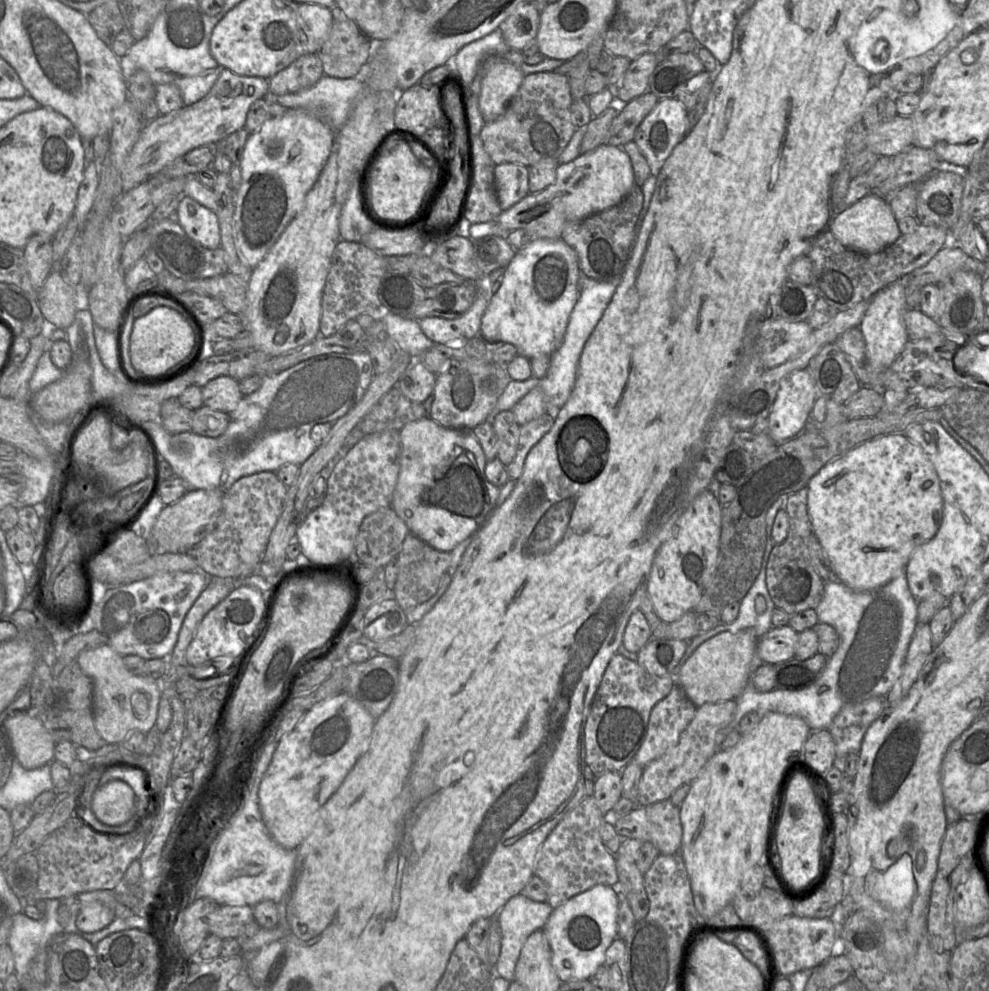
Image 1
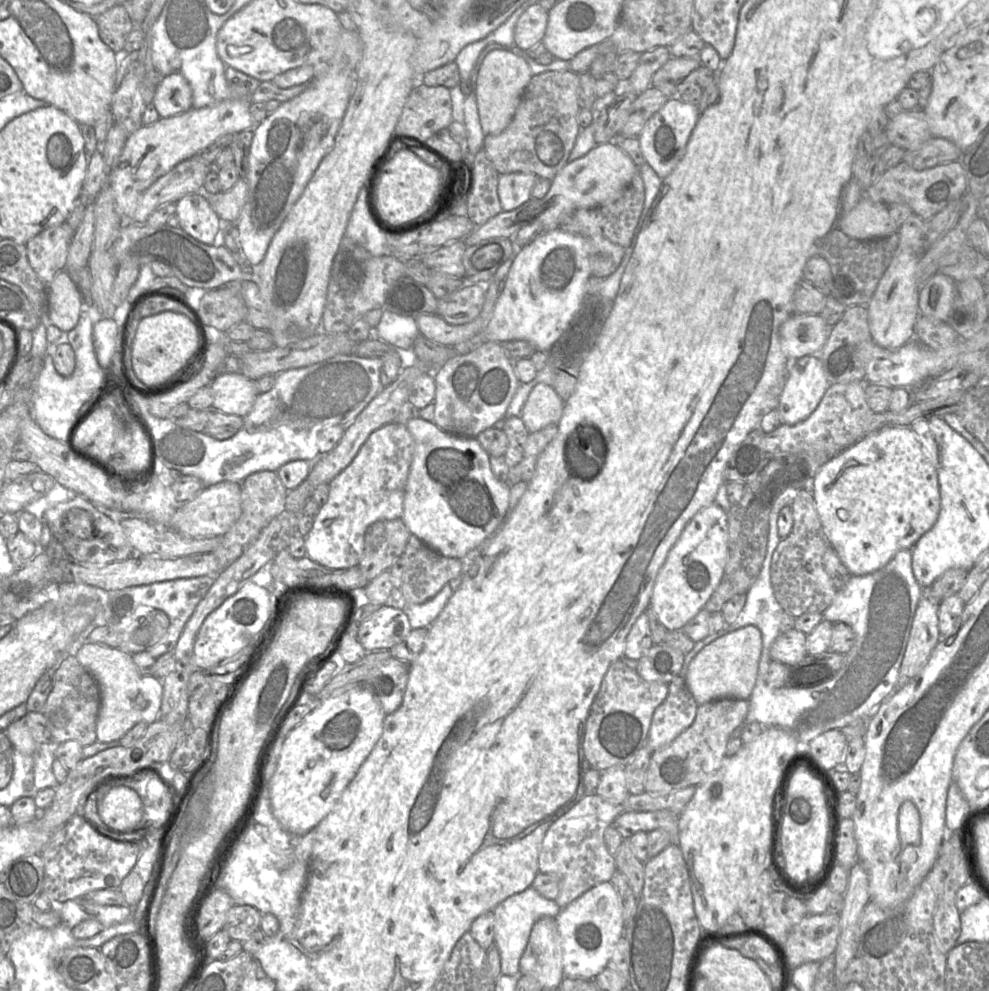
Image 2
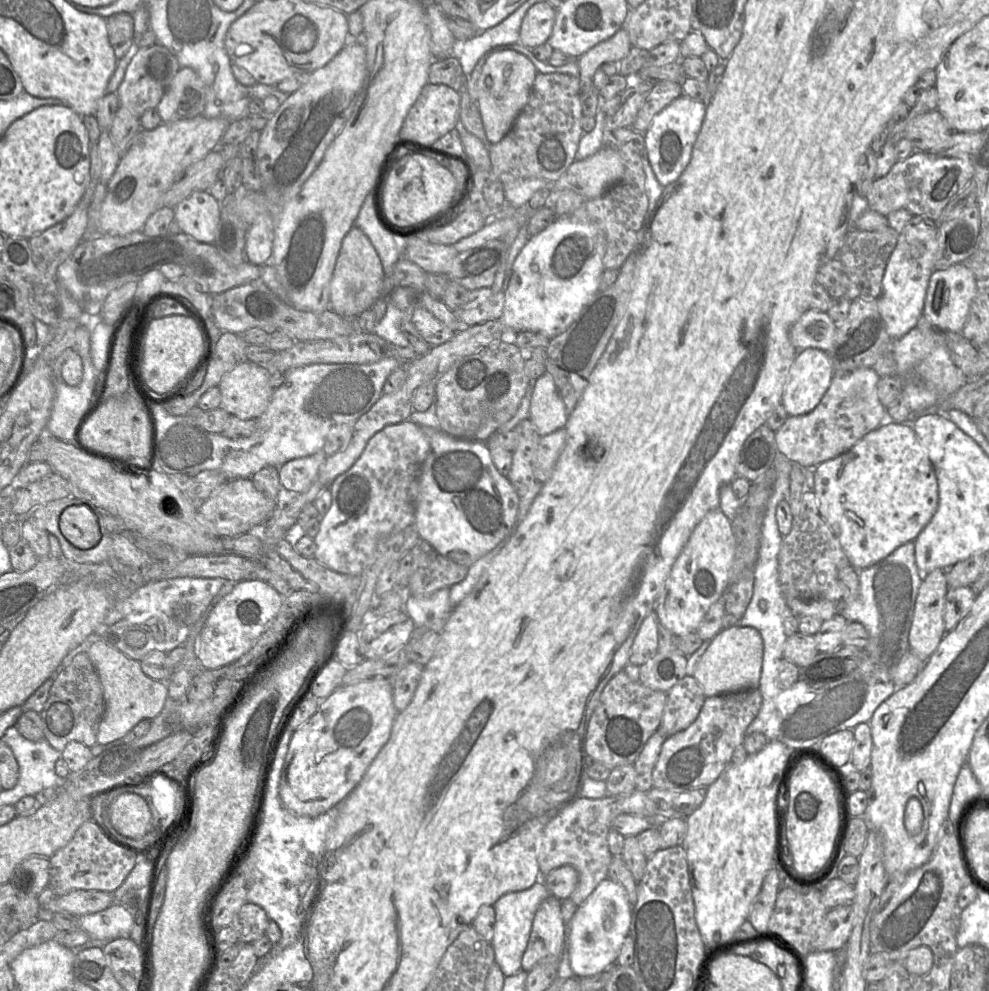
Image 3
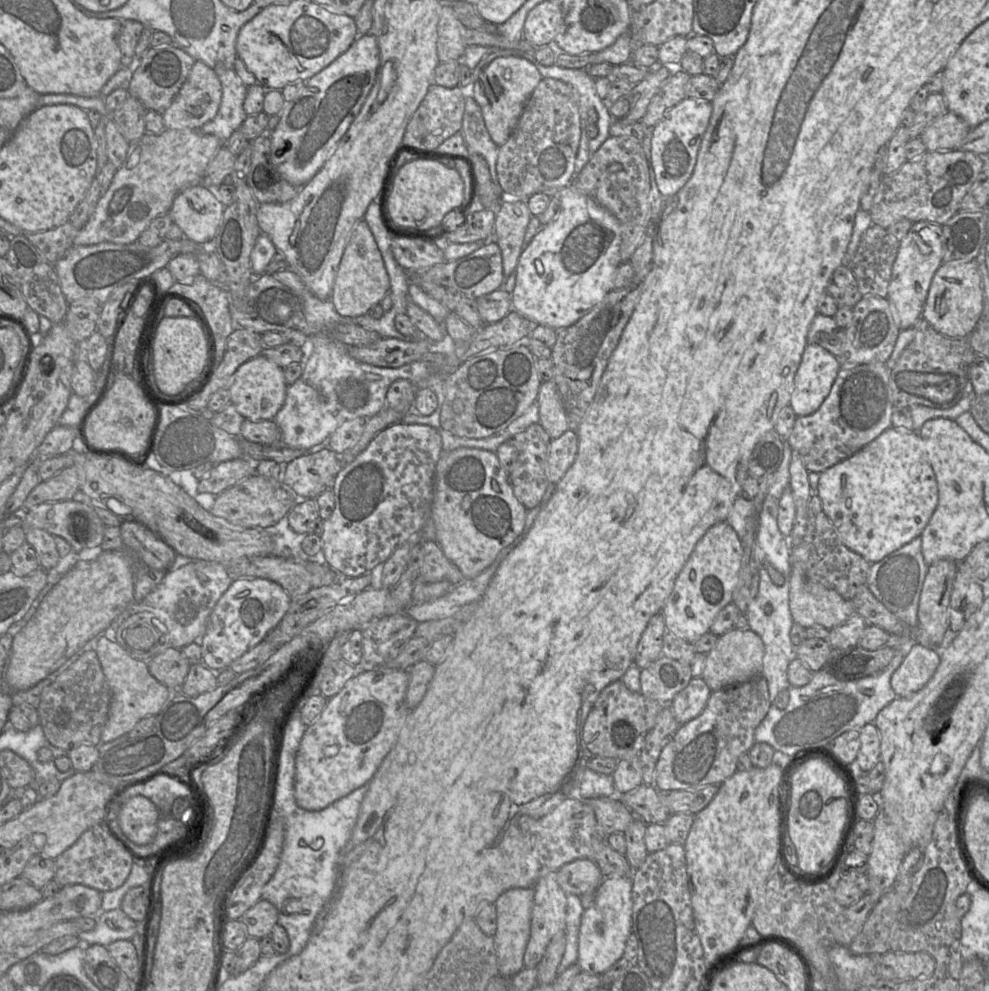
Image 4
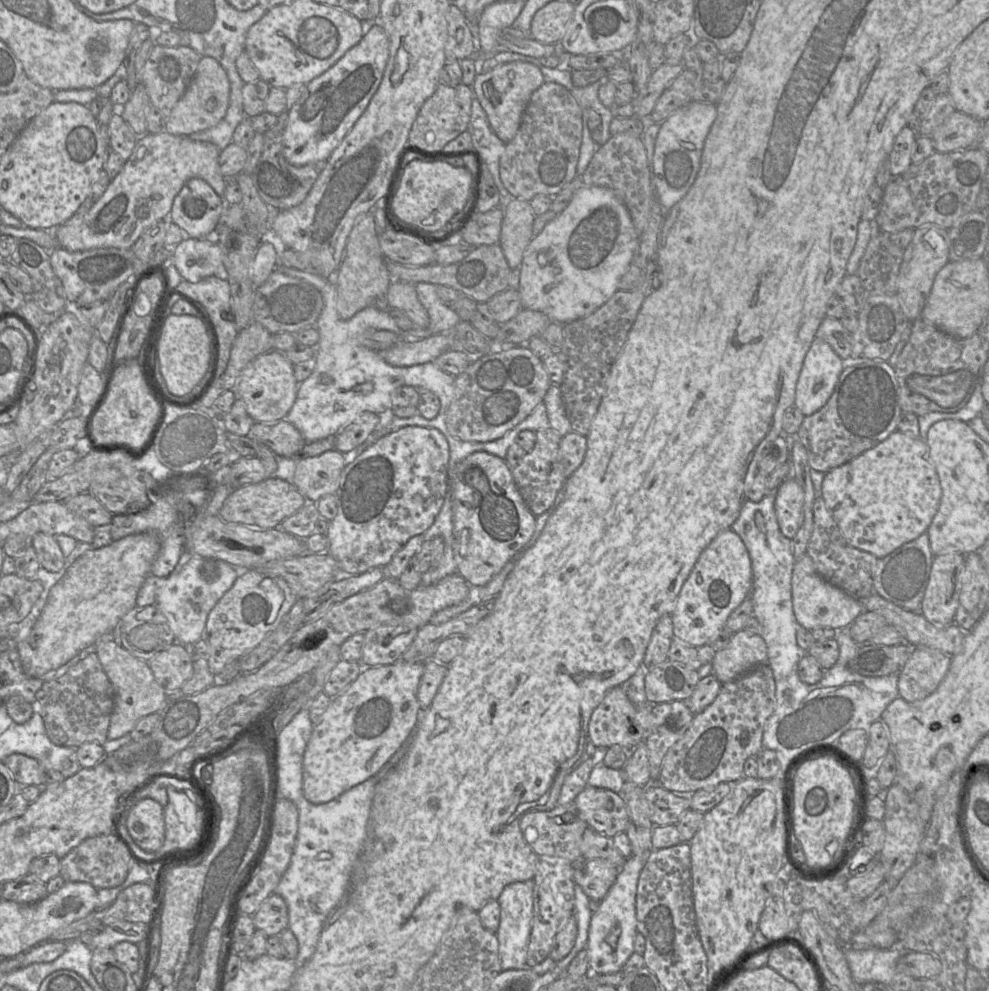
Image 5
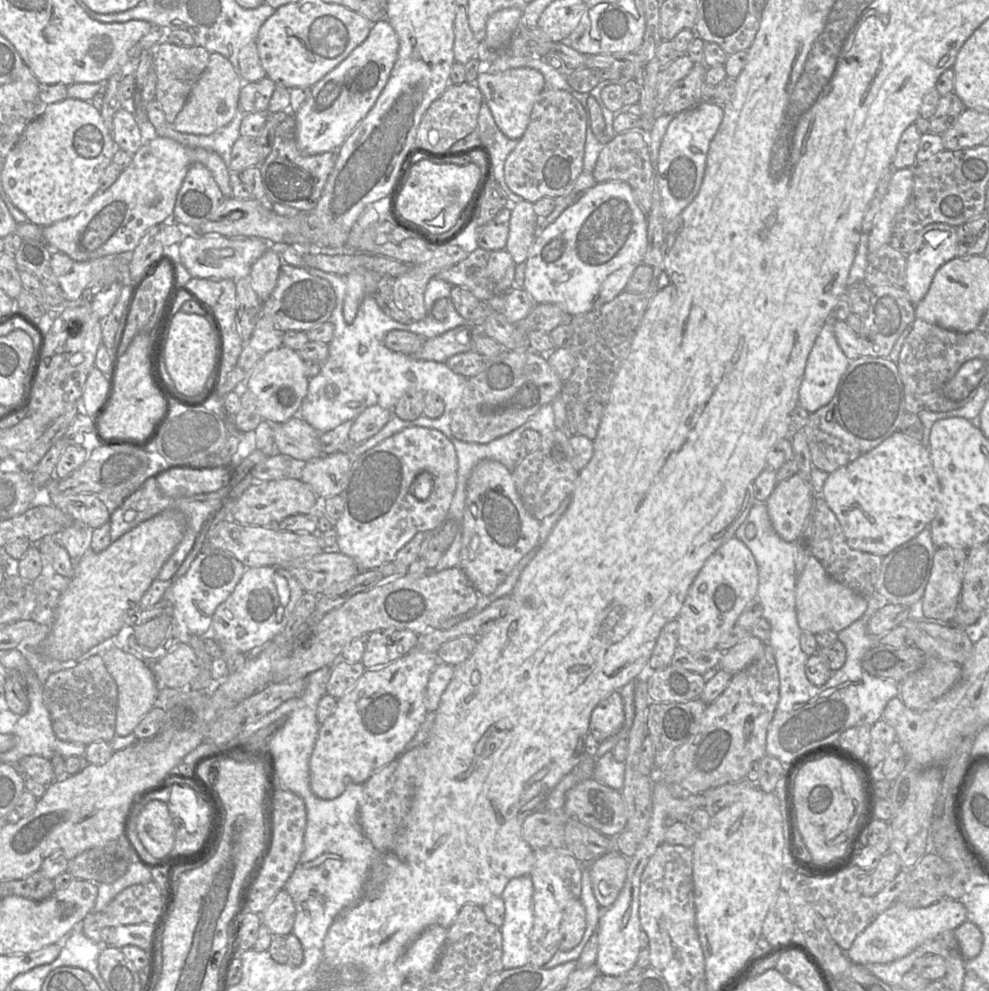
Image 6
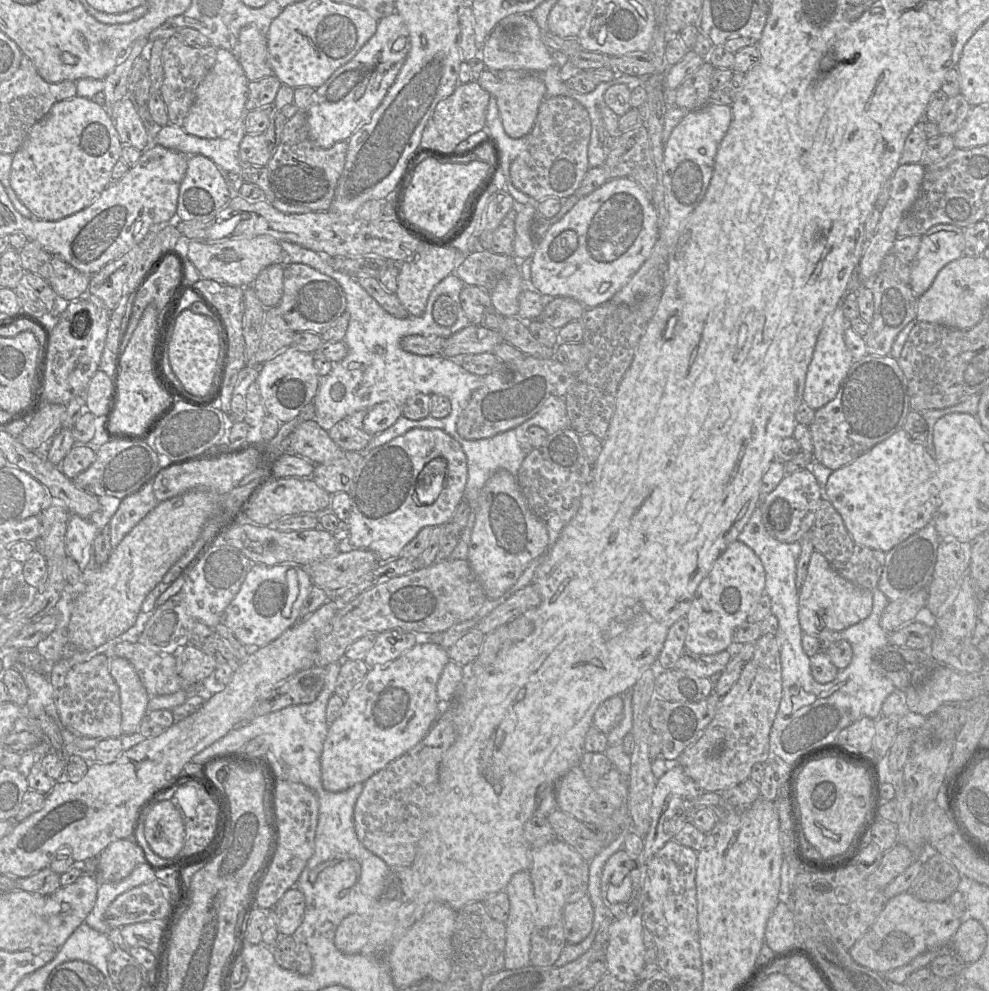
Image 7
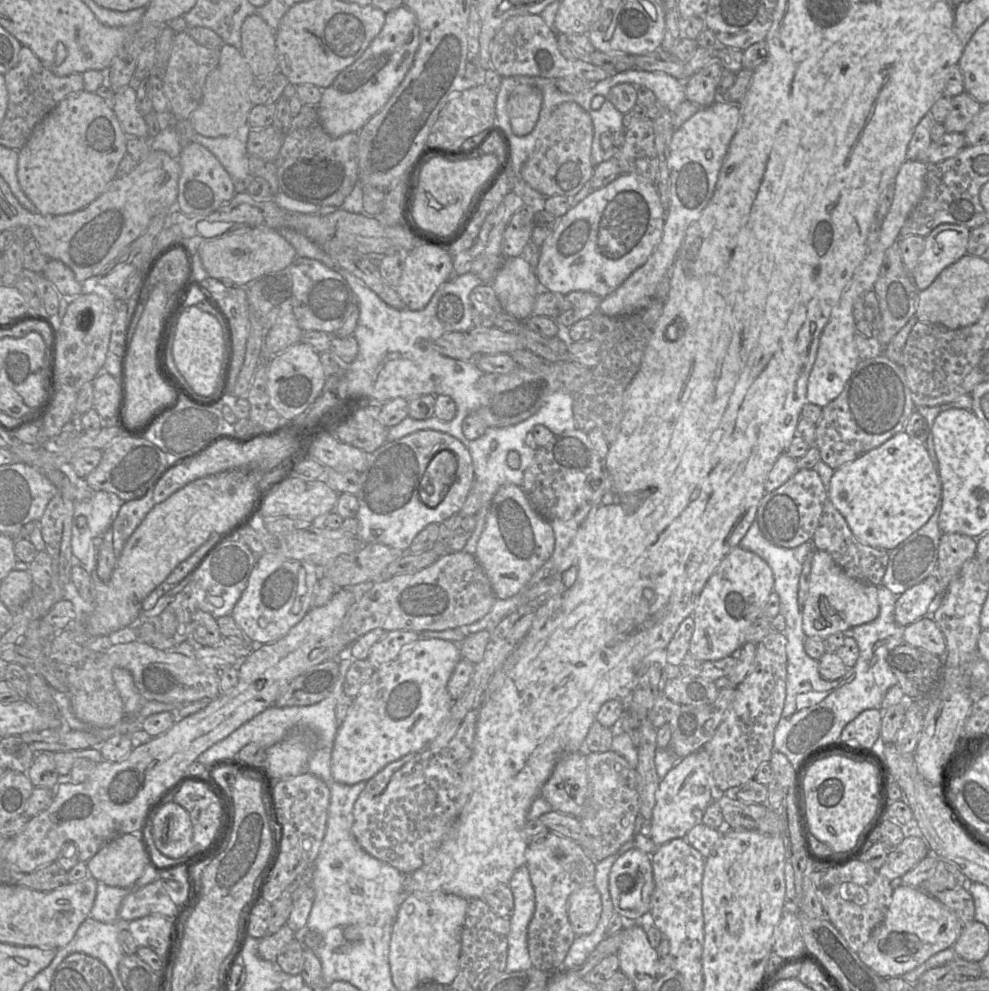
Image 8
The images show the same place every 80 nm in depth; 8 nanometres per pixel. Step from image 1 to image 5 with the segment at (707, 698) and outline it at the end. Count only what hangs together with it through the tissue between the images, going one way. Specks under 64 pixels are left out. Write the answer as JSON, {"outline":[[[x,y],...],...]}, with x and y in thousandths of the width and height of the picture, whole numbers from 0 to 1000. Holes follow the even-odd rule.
{"outline":[[[754,637],[743,638],[735,652],[724,657],[720,666],[720,681],[731,691],[764,672],[776,670],[777,658],[768,641]]]}

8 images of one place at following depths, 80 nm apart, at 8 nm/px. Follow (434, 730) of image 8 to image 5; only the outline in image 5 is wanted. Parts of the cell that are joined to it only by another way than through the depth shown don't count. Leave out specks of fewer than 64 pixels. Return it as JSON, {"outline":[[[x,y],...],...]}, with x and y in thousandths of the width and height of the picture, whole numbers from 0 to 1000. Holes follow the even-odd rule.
{"outline":[[[407,666],[383,673],[376,672],[364,679],[348,698],[336,704],[323,730],[316,733],[306,762],[306,802],[312,809],[316,811],[333,809],[357,793],[375,785],[417,743],[426,717],[422,698],[428,678],[429,669]]]}

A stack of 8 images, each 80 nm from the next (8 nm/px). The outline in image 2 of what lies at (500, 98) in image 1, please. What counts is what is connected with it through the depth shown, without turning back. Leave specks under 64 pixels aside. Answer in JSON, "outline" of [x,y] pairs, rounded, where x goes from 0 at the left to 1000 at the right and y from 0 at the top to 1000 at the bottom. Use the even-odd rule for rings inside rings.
{"outline":[[[501,49],[488,61],[482,80],[482,107],[489,136],[504,136],[518,122],[539,75],[534,64],[513,49]]]}

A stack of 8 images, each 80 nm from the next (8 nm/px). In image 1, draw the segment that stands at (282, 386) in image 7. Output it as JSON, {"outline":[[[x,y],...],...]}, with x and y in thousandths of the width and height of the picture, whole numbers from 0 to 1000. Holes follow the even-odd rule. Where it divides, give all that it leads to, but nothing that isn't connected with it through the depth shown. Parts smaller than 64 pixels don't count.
{"outline":[[[230,379],[212,383],[204,391],[205,410],[214,414],[234,417],[237,415],[246,399],[242,393],[242,384]]]}

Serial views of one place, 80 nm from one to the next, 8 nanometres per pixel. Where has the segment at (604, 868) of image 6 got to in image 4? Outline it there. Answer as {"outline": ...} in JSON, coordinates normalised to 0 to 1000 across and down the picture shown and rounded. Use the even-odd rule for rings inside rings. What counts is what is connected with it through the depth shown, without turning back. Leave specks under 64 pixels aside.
{"outline":[[[584,867],[563,878],[563,889],[572,903],[590,903],[603,899],[611,884],[598,867]]]}

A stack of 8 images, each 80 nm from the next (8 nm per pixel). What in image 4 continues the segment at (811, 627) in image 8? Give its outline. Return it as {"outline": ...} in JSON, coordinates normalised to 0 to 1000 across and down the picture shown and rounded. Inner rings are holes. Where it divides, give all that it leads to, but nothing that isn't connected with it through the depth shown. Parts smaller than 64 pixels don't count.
{"outline":[[[801,571],[798,614],[804,629],[814,634],[830,631],[840,636],[866,619],[861,605],[818,585],[811,572]]]}

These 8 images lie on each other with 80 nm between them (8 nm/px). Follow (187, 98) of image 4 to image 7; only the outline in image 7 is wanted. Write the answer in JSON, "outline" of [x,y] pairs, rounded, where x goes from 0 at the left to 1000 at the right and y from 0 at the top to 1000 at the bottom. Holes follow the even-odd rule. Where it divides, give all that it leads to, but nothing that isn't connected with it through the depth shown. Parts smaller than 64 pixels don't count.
{"outline":[[[220,49],[218,62],[198,91],[197,101],[187,118],[184,130],[202,139],[220,139],[233,131],[248,110],[251,84],[241,60],[231,50]]]}

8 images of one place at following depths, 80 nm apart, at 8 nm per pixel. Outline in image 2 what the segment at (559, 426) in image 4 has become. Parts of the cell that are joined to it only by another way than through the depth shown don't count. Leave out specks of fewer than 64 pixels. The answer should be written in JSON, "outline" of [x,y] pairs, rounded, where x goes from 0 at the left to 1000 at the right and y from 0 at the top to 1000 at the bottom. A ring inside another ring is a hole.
{"outline":[[[544,386],[537,394],[526,422],[535,437],[563,428],[568,420],[570,406],[558,390]]]}

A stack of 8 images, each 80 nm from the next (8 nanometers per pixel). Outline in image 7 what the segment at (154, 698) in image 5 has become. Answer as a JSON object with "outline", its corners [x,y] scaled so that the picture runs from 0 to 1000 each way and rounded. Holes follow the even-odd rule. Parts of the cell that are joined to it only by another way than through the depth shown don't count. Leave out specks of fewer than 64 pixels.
{"outline":[[[116,662],[110,664],[110,678],[120,695],[122,740],[134,741],[140,738],[149,718],[152,702],[135,673],[127,665]]]}

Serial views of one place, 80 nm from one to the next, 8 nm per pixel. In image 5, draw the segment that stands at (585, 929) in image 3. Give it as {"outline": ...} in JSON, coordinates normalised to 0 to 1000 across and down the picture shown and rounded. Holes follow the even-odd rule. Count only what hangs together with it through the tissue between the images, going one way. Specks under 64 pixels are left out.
{"outline":[[[657,861],[638,863],[628,874],[621,892],[613,904],[606,909],[606,916],[599,920],[593,954],[598,983],[619,983],[629,976],[641,961],[643,937],[643,901],[647,881]]]}

